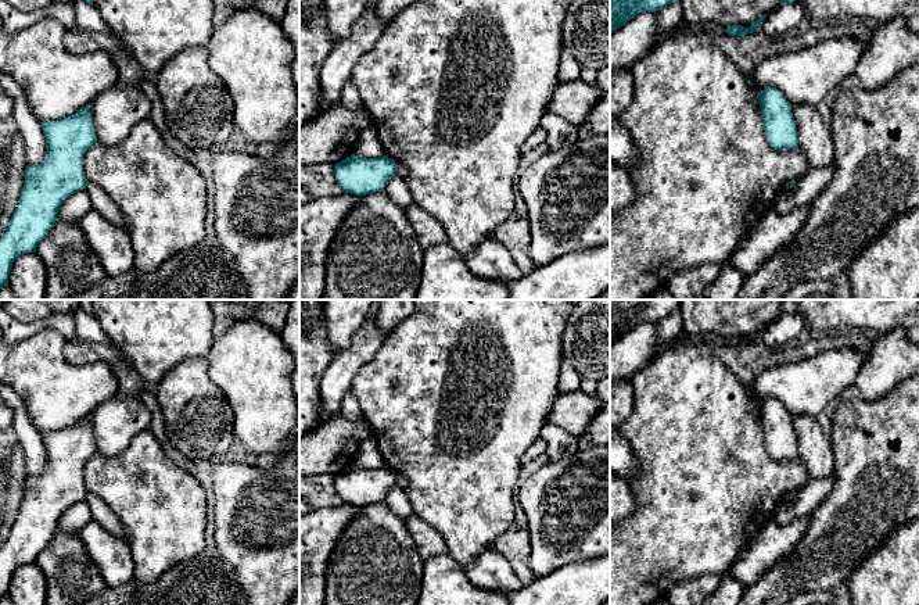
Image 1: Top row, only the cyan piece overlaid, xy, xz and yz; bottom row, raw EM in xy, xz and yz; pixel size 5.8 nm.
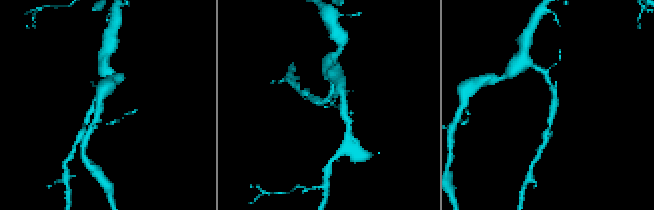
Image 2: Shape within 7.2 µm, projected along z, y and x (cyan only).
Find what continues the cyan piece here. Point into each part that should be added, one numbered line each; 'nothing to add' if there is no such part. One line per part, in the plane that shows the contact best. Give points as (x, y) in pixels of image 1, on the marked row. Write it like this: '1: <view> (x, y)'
nothing to add

